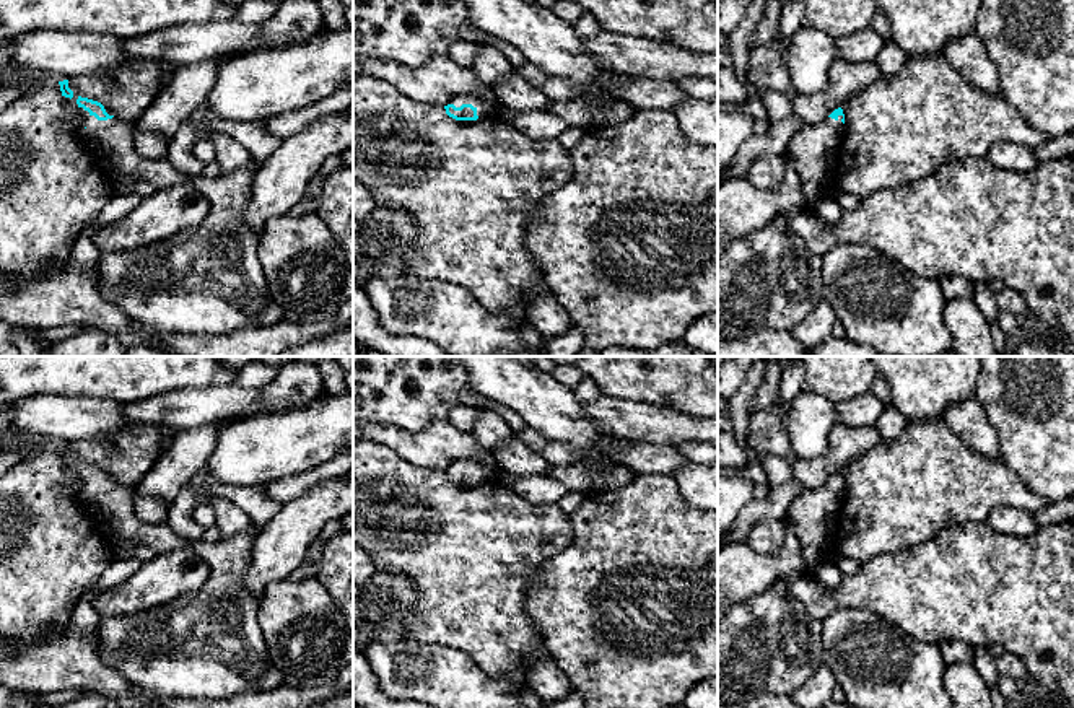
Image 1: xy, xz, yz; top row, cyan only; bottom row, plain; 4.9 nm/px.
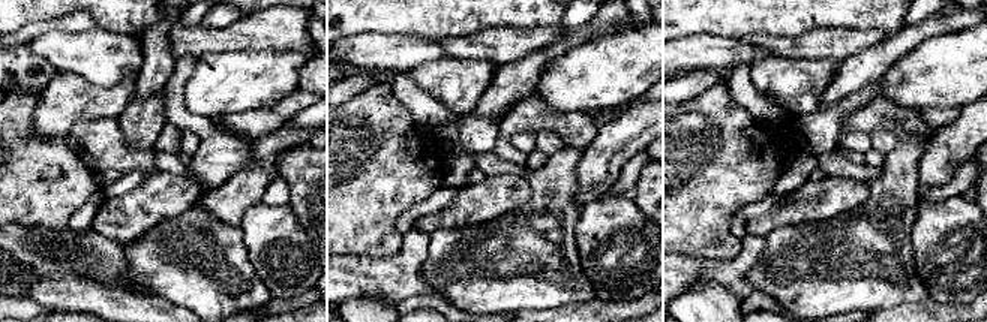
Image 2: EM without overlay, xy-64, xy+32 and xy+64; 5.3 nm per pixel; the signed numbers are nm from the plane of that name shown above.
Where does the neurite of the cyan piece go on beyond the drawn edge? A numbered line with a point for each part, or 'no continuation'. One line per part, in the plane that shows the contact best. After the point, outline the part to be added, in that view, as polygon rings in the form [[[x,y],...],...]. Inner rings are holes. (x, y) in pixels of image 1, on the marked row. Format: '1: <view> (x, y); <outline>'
1: xz (484, 106); [[[459,94],[454,98],[452,104],[456,107],[461,107],[462,104],[472,104],[477,109],[478,119],[488,117],[491,111],[491,103],[475,94]]]

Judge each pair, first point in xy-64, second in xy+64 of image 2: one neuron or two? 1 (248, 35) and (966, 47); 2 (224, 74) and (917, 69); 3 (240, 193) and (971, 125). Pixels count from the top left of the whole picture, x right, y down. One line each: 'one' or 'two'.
1: two
2: one
3: one

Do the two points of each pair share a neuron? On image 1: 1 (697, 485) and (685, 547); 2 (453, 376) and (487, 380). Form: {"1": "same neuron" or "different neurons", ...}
{"1": "different neurons", "2": "different neurons"}

